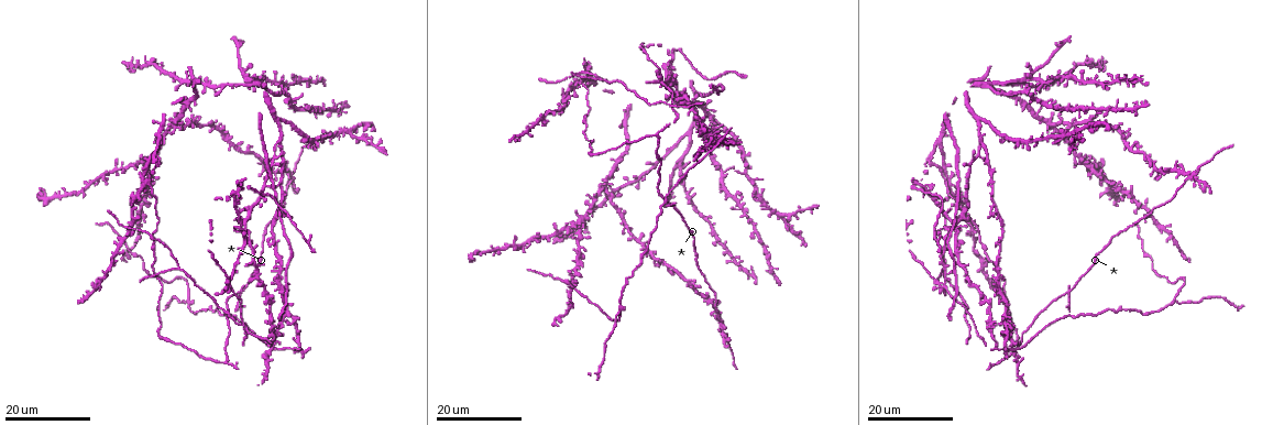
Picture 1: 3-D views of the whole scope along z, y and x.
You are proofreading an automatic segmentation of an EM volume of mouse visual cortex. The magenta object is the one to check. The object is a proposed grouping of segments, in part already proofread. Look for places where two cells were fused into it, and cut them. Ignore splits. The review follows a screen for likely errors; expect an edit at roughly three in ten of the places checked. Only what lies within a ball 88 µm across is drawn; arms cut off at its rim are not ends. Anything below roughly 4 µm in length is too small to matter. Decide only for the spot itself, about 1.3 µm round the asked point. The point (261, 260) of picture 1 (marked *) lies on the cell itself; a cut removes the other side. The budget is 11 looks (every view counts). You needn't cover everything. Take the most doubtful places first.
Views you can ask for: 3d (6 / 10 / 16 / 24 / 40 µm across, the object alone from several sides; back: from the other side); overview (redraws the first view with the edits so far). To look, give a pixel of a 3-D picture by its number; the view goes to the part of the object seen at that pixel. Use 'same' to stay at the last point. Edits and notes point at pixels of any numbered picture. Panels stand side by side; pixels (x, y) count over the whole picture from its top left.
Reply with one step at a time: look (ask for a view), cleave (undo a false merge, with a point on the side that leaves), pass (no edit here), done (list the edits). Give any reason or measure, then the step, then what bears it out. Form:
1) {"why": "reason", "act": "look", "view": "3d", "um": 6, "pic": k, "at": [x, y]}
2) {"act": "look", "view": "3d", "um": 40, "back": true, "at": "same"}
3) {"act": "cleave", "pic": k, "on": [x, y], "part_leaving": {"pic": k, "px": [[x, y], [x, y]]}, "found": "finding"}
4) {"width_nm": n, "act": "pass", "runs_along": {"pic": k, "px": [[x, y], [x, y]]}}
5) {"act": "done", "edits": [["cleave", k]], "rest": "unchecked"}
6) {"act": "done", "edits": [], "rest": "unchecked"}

{"why": "two arms in line, one across", "act": "look", "view": "3d", "um": 24, "pic": 1, "at": [710, 151]}

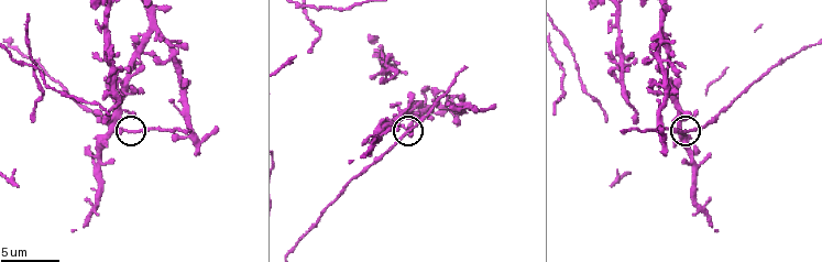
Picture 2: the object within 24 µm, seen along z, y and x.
{"act": "look", "view": "3d", "um": 6, "pic": 2, "at": [126, 131]}

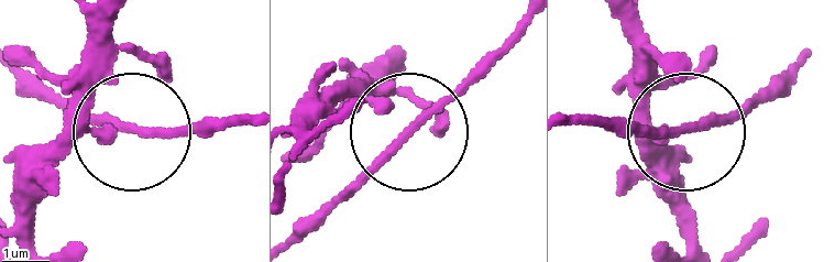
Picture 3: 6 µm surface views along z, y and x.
{"act": "look", "view": "3d", "um": 6, "back": true, "pic": 3, "at": [412, 128]}

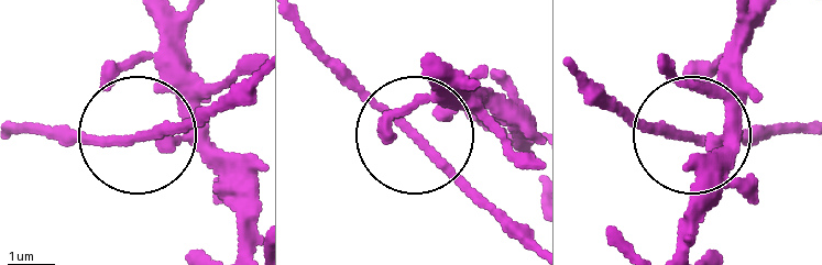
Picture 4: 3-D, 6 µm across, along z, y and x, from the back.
{"act": "pass", "runs_along": {"pic": 4, "px": [[576, 68], [690, 135], [797, 135]]}, "found": "all the same cell"}

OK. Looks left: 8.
{"why": "small branch off a trunk", "act": "look", "view": "3d", "um": 24, "pic": 1, "at": [188, 298]}

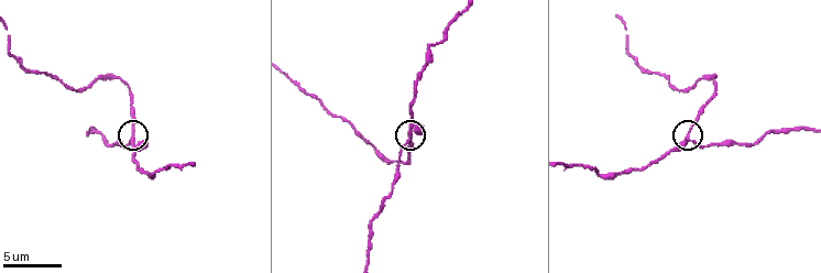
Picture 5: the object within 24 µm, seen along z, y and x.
{"act": "look", "view": "3d", "um": 6, "pic": 5, "at": [130, 137]}

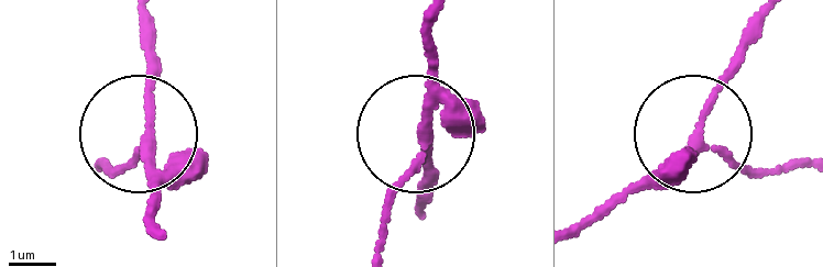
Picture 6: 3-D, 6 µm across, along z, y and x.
{"width_nm": 190, "act": "pass", "runs_along": {"pic": 6, "px": [[574, 235], [693, 137], [752, 168], [796, 168]]}, "found": "continuous, no second cell"}

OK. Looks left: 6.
{"act": "look", "view": "3d", "um": 24, "pic": 1, "at": [240, 293]}

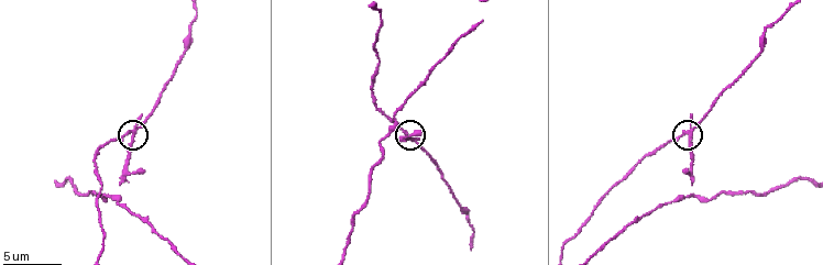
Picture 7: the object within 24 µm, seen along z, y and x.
{"act": "look", "view": "3d", "um": 10, "pic": 7, "at": [691, 135]}

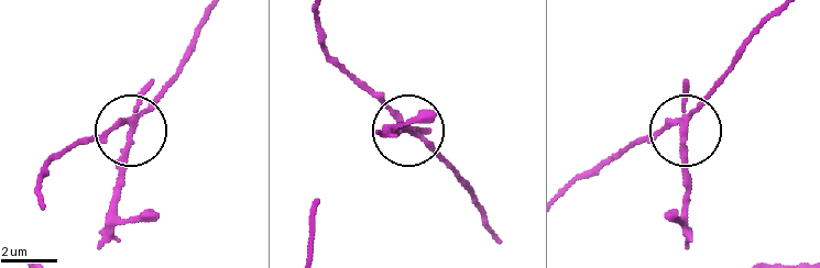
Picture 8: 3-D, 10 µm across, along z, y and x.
{"side_arm_um": 136, "act": "cleave", "pic": 8, "on": [152, 79], "part_leaving": {"pic": 8, "px": [[132, 122], [118, 204], [132, 219], [159, 214]]}, "found": "a second cell is stuck on"}

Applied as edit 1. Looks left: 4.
{"act": "look", "view": "overview"}

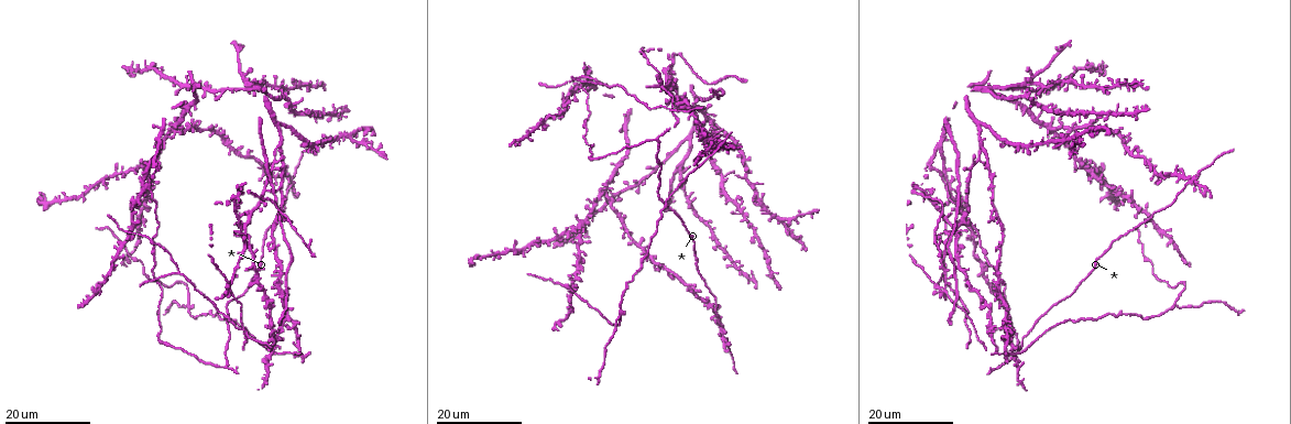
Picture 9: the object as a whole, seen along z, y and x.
{"why": "looks like a crossing", "act": "look", "view": "3d", "um": 24, "pic": 9, "at": [1191, 177]}

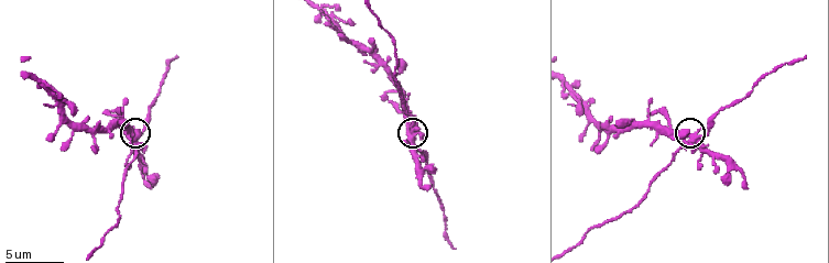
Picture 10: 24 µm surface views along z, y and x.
{"why": "closer look", "act": "look", "view": "3d", "um": 6, "pic": 10, "at": [690, 134]}

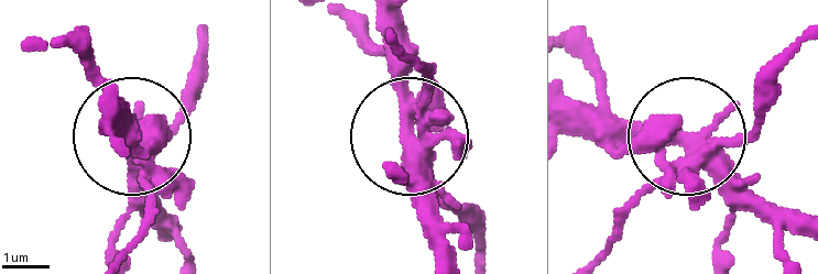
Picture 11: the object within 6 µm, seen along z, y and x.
{"width_nm": 390, "act": "pass", "runs_along": {"pic": 11, "px": [[593, 254], [693, 140], [748, 132], [767, 105]]}, "found": "all the same cell"}

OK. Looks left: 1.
{"act": "done", "edits": [["cleave", 8]], "rest": "unchecked"}

